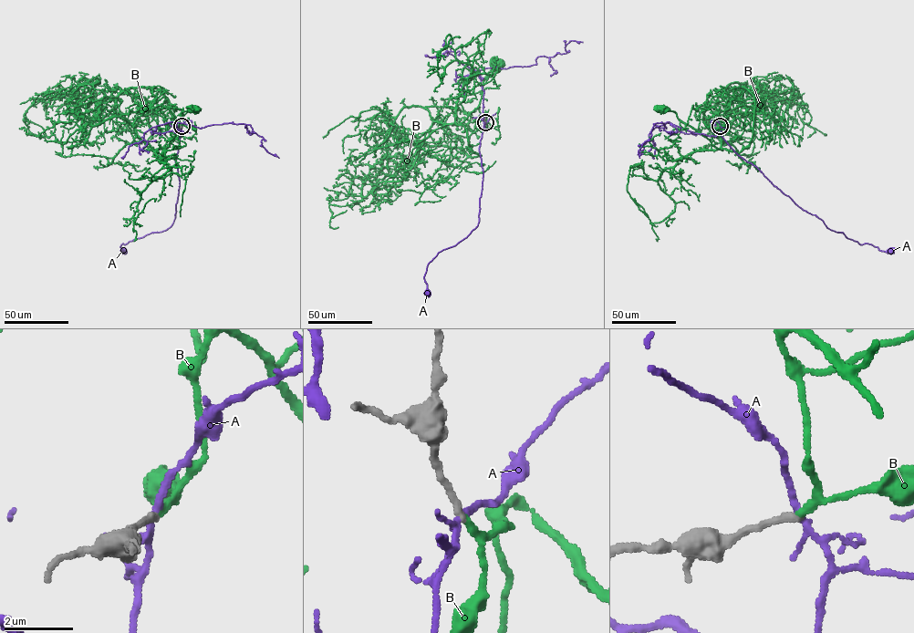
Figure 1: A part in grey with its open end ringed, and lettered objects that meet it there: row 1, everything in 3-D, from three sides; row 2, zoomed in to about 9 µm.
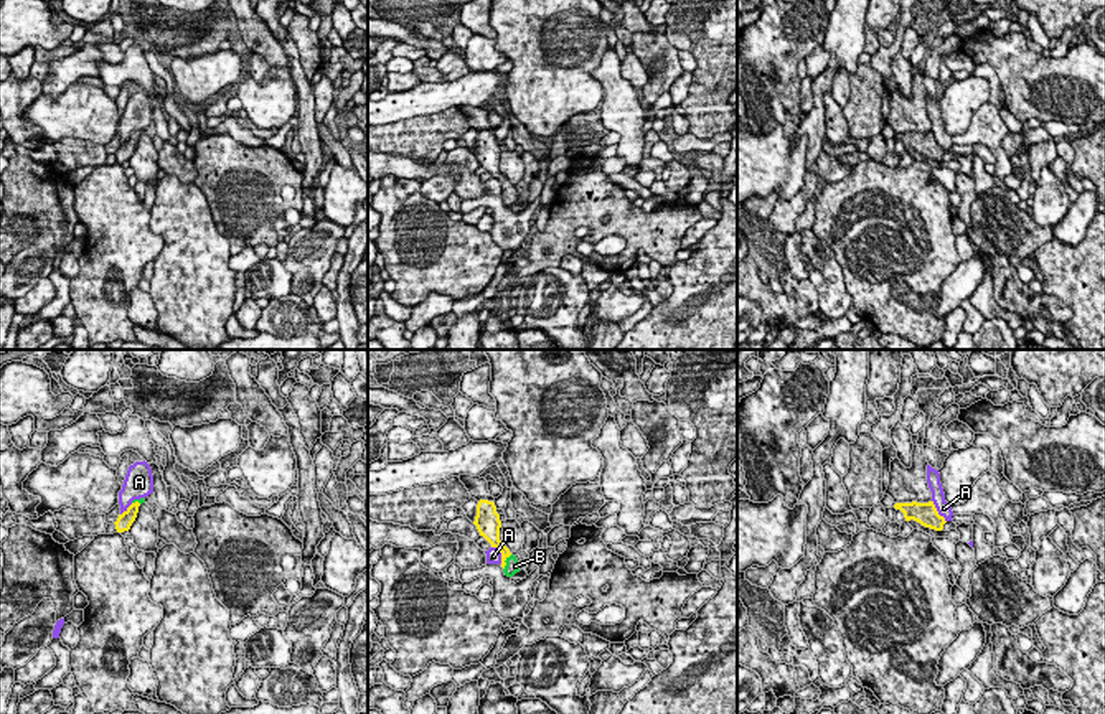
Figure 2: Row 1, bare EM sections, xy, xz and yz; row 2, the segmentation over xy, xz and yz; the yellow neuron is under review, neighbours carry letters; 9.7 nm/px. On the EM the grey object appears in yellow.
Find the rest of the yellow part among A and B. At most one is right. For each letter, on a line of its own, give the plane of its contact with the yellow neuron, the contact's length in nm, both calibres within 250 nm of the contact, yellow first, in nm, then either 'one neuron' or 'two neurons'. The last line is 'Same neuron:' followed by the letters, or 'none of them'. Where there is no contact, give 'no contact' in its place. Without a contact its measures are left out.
A: contact in yz; length 260 nm; calibres 220 and 140 nm; two neurons
B: contact in xz; length 180 nm; calibres 100 and 140 nm; one neuron
Same neuron: B

